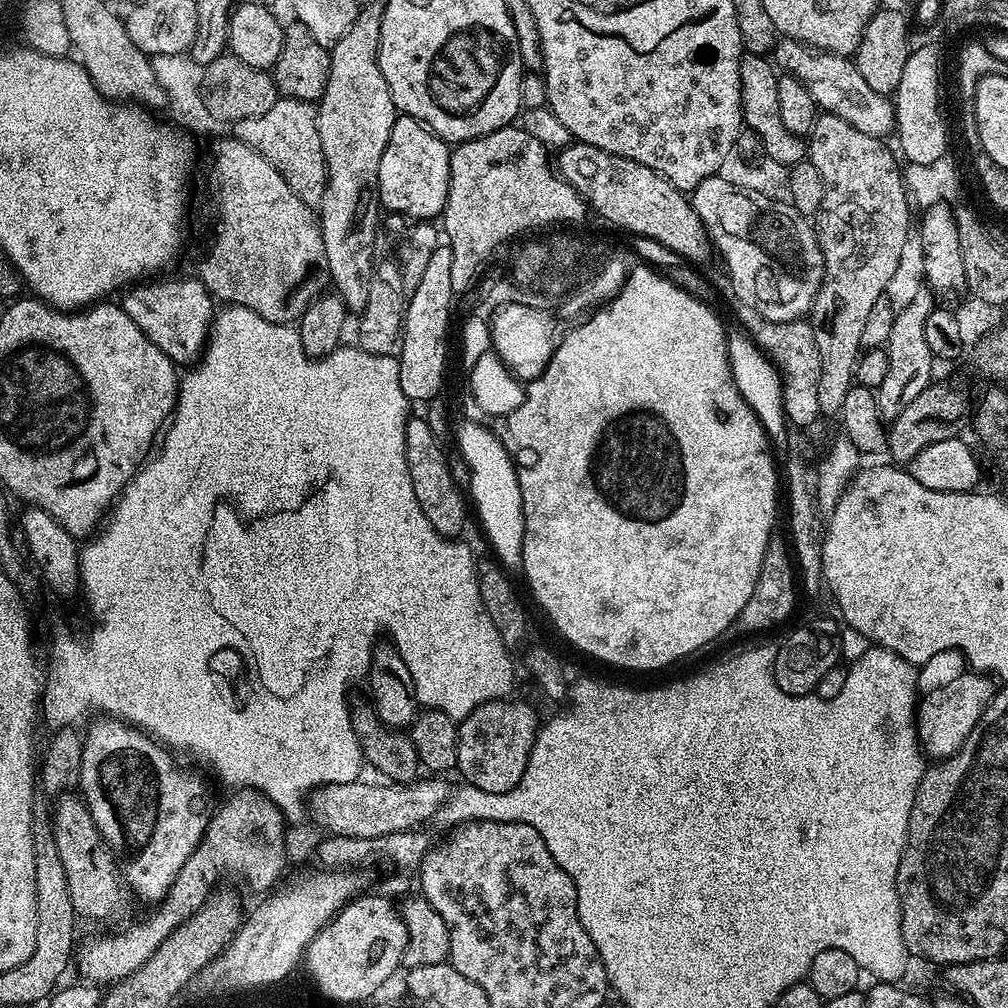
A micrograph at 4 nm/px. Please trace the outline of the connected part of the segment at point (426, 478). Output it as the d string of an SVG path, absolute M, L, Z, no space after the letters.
M412 418L404 431L404 445L410 482L414 486L418 506L422 506L422 514L430 518L430 526L434 526L438 534L459 537L460 531L464 528L464 500L460 497L460 488L456 485L455 478L452 477L452 468L440 449L441 441L431 433L430 426L424 418Z

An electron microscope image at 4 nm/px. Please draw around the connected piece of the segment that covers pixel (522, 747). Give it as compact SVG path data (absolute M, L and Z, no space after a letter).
M512 699L491 700L471 709L456 729L458 772L464 775L461 777L467 783L490 794L502 794L519 782L536 741L538 719L535 710L520 700Z

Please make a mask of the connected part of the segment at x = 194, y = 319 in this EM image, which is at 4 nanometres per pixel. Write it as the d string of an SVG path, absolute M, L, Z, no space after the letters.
M156 278L151 282L137 282L131 285L123 293L125 296L124 300L122 299L122 306L126 310L126 314L130 314L134 326L138 326L138 330L142 330L142 334L146 334L146 338L150 338L150 342L154 342L154 346L158 346L158 350L165 352L173 364L177 366L195 365L204 355L204 349L208 347L208 333L212 331L214 319L214 311L212 312L214 298L208 293L206 286L199 278L192 278L192 280L160 279L164 278Z

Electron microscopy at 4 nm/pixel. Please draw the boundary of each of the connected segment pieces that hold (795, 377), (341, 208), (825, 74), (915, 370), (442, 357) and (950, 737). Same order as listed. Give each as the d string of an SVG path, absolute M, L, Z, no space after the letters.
M805 319L792 320L790 323L770 323L763 321L758 324L754 341L769 356L778 369L782 380L783 410L787 421L793 427L806 426L821 417L818 406L818 381L822 372L822 362L815 345L814 330Z
M383 3L368 4L357 11L354 26L338 38L338 42L330 49L330 78L326 82L326 90L318 101L316 109L316 125L318 138L322 138L322 154L328 167L328 181L322 202L318 205L318 219L322 230L322 242L326 246L326 262L328 275L334 285L335 295L342 297L349 313L359 314L364 311L366 298L370 298L370 282L372 281L372 259L376 245L378 225L376 219L382 213L382 205L376 191L378 186L378 162L382 162L382 150L386 150L386 142L390 142L390 130L398 115L396 103L386 86L386 78L382 78L382 70L378 62L378 46L380 45L380 27L382 26Z
M777 39L774 45L774 64L777 69L787 75L798 78L802 86L814 98L817 109L825 113L841 116L854 130L862 130L862 134L888 138L896 127L896 110L893 101L887 96L878 94L866 86L862 74L858 74L855 63L849 57L835 56L832 52L822 52L803 40Z
M922 290L909 305L899 309L893 318L893 329L890 330L886 345L890 358L890 370L886 370L886 378L882 386L875 389L878 410L885 421L890 422L898 414L902 414L902 410L906 410L906 406L910 406L910 402L914 402L914 398L918 398L918 394L922 394L922 390L926 390L928 385L933 383L934 357L930 346L926 346L924 333L926 318L932 313L934 307L932 299L934 296L931 291Z
M446 242L437 243L434 254L430 254L430 262L426 262L426 271L418 282L418 290L414 290L414 298L410 298L410 306L404 319L404 341L398 357L400 361L400 381L402 394L410 402L427 402L441 395L440 387L444 384L444 367L448 364L448 319L452 316L452 299L454 293L450 286L450 269L454 266L452 247Z
M964 670L961 676L919 697L916 705L916 737L920 740L925 757L936 762L945 760L956 753L966 738L970 738L970 730L974 730L978 718L982 718L986 706L992 701L994 687L991 683L993 681L987 675L975 670Z

